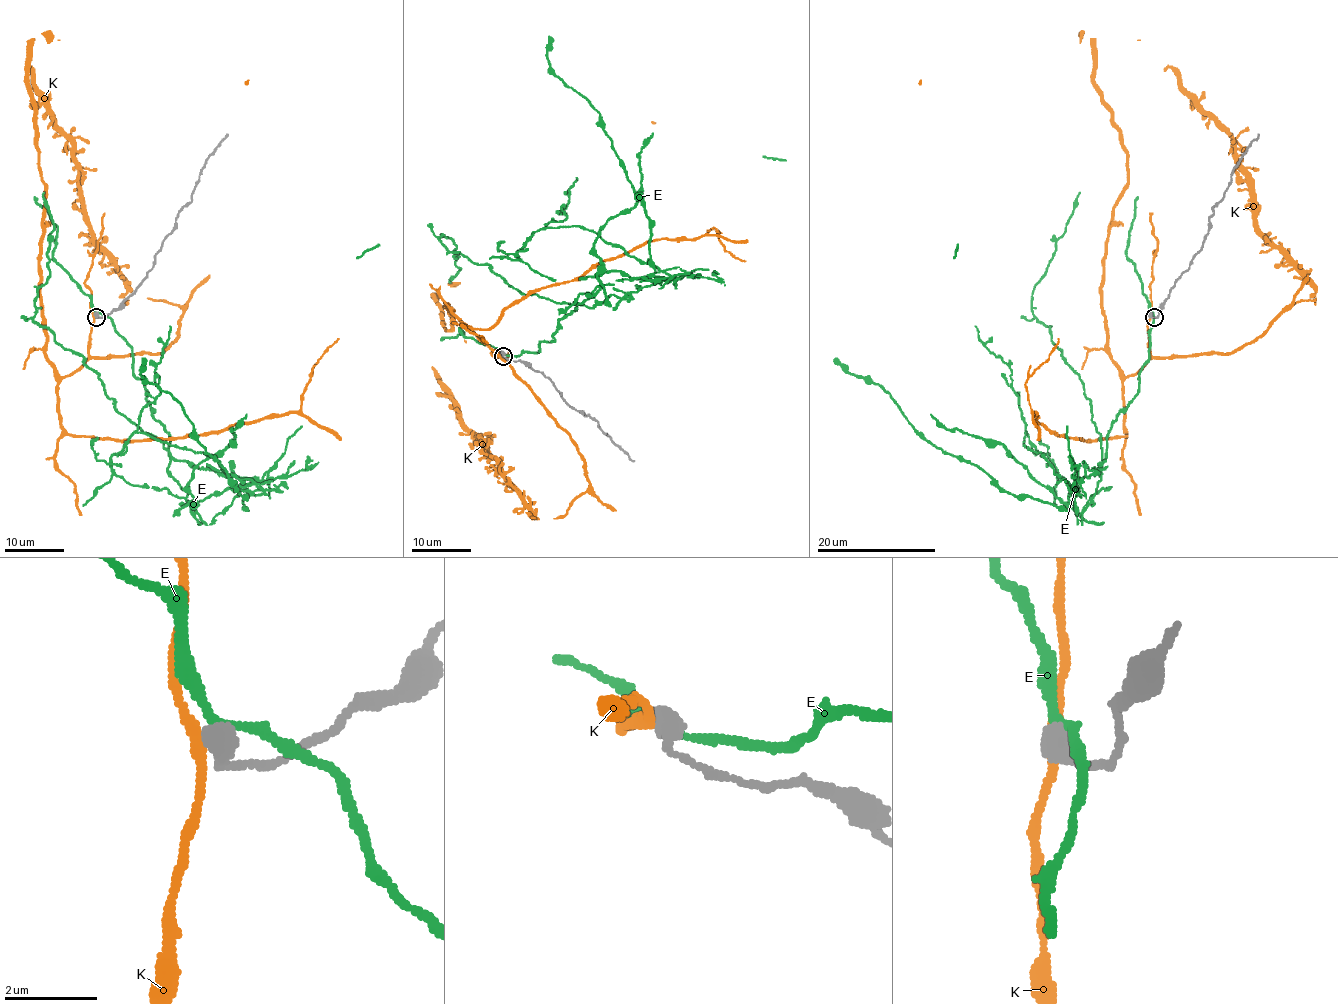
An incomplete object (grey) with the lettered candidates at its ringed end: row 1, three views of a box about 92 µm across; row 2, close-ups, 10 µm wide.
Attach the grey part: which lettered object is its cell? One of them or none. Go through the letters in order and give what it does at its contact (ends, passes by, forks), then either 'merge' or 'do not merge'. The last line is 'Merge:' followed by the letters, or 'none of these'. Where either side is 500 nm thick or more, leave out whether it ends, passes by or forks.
E: do not merge
K: do not merge
Merge: none of these

